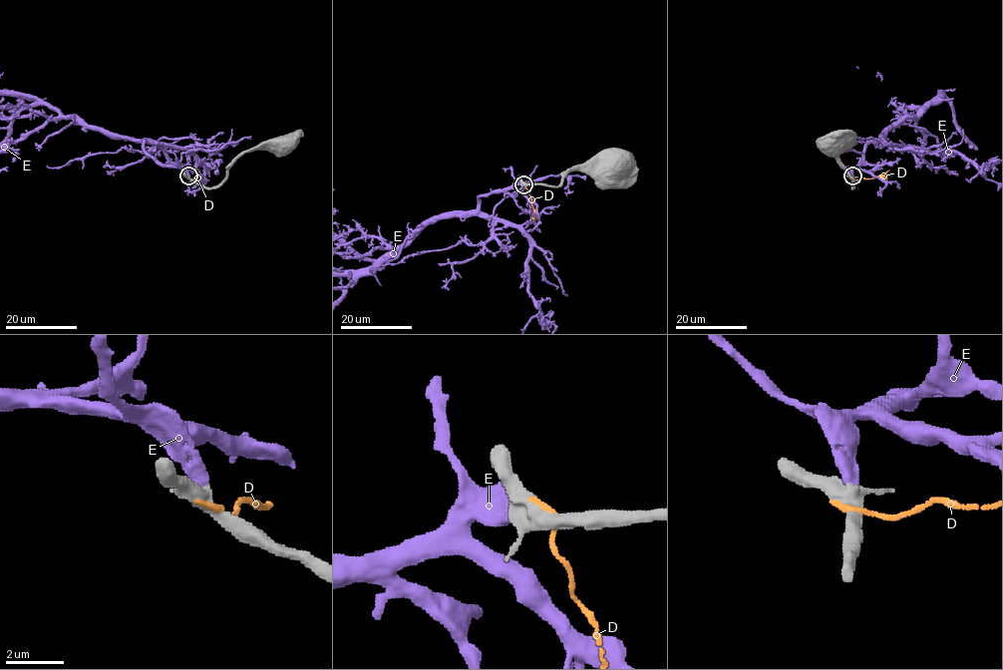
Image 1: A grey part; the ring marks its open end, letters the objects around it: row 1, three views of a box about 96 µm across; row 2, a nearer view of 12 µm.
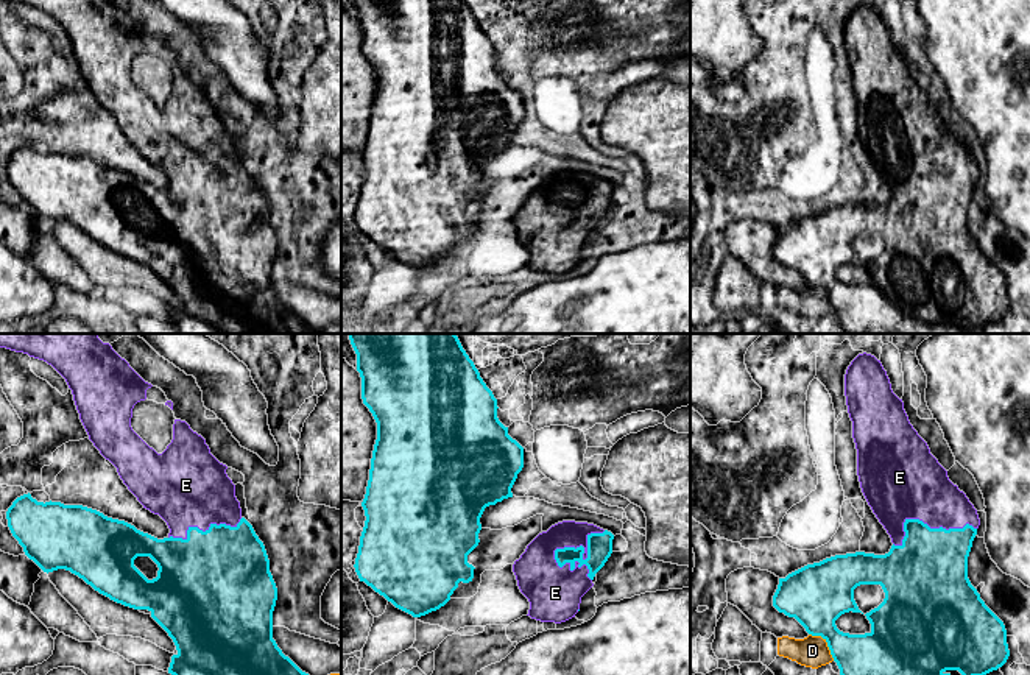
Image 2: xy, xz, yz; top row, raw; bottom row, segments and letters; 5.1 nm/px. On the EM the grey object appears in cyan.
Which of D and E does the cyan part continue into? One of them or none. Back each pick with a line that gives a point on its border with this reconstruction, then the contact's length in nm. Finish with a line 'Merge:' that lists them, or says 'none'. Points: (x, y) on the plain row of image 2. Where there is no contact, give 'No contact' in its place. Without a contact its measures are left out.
E: Touches cyan at xz (577, 198). Shared border 320 nm
Merge: E

